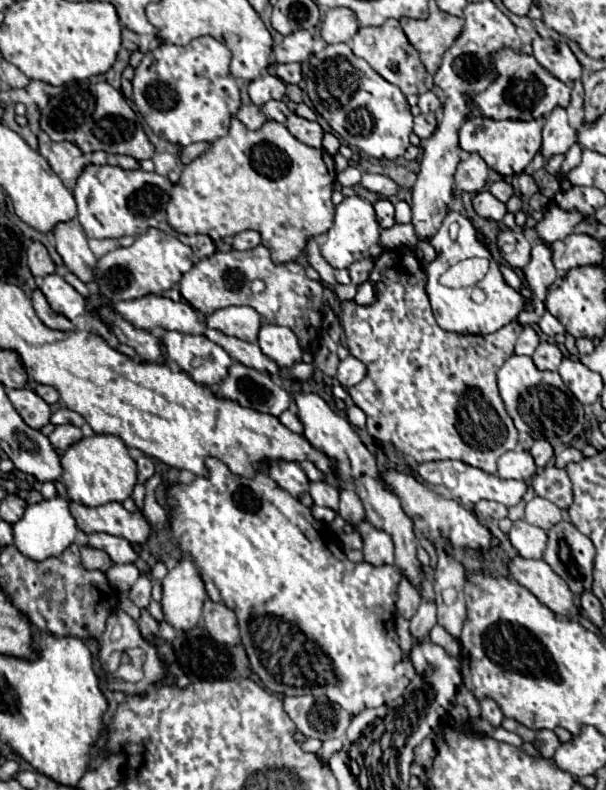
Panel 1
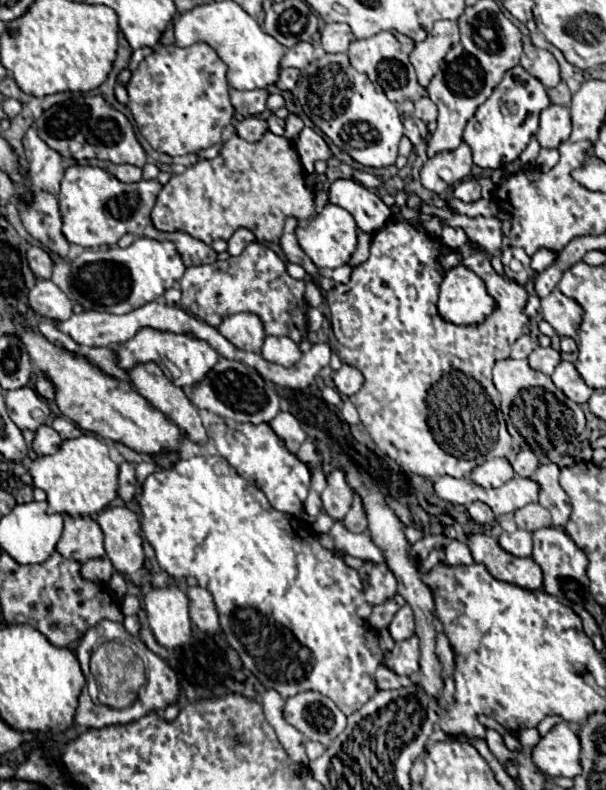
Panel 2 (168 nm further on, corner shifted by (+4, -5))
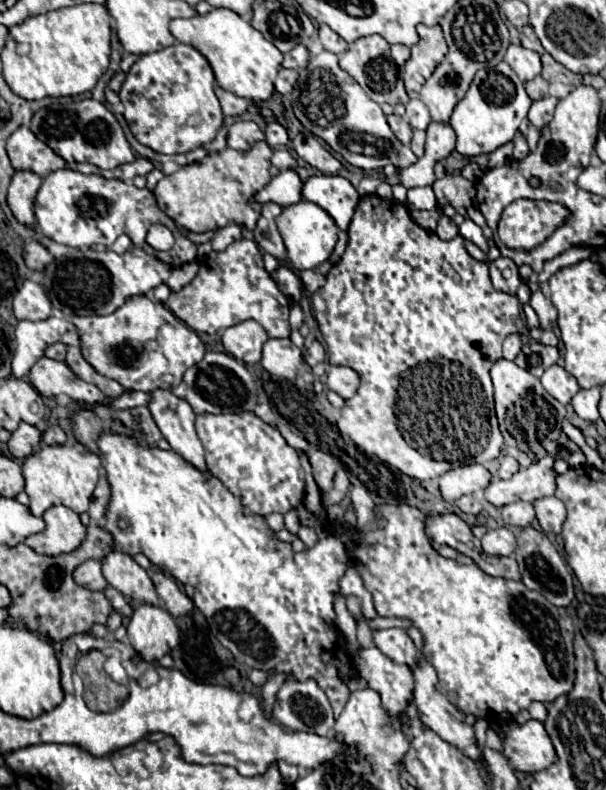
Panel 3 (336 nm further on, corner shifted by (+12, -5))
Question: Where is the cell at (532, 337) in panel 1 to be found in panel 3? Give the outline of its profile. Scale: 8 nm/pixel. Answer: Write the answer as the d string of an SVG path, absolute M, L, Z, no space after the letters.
M510 334L510 336L504 340L504 358L506 358L506 360L514 360L520 350L522 350L520 334Z

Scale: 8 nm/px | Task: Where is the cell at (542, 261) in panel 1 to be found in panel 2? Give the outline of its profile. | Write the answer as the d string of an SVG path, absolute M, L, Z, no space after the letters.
M554 264L552 268L548 268L548 270L544 270L544 272L538 272L538 274L534 276L534 292L536 292L540 298L548 296L548 294L556 288L556 284L558 284L558 280L560 280L560 276L562 276L562 270L564 270L564 264L558 266L558 268L556 268L556 264Z

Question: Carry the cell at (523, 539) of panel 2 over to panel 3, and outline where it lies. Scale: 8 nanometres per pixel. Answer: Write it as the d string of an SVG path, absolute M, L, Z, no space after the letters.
M508 528L488 530L480 542L482 542L482 550L492 556L512 556L516 548L516 538Z

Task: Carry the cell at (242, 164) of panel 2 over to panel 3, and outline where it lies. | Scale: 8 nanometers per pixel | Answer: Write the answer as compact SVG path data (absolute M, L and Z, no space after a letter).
M256 142L256 146L252 146L248 152L238 152L238 150L226 148L222 152L216 152L214 156L208 154L200 162L182 166L178 172L174 172L170 176L164 176L158 182L158 186L154 190L154 196L158 200L158 206L178 226L182 226L186 230L208 232L208 230L224 228L228 222L236 222L236 224L246 226L248 230L254 230L256 220L260 218L260 204L258 202L250 202L250 198L270 182L270 156L272 156L272 148L266 142Z

